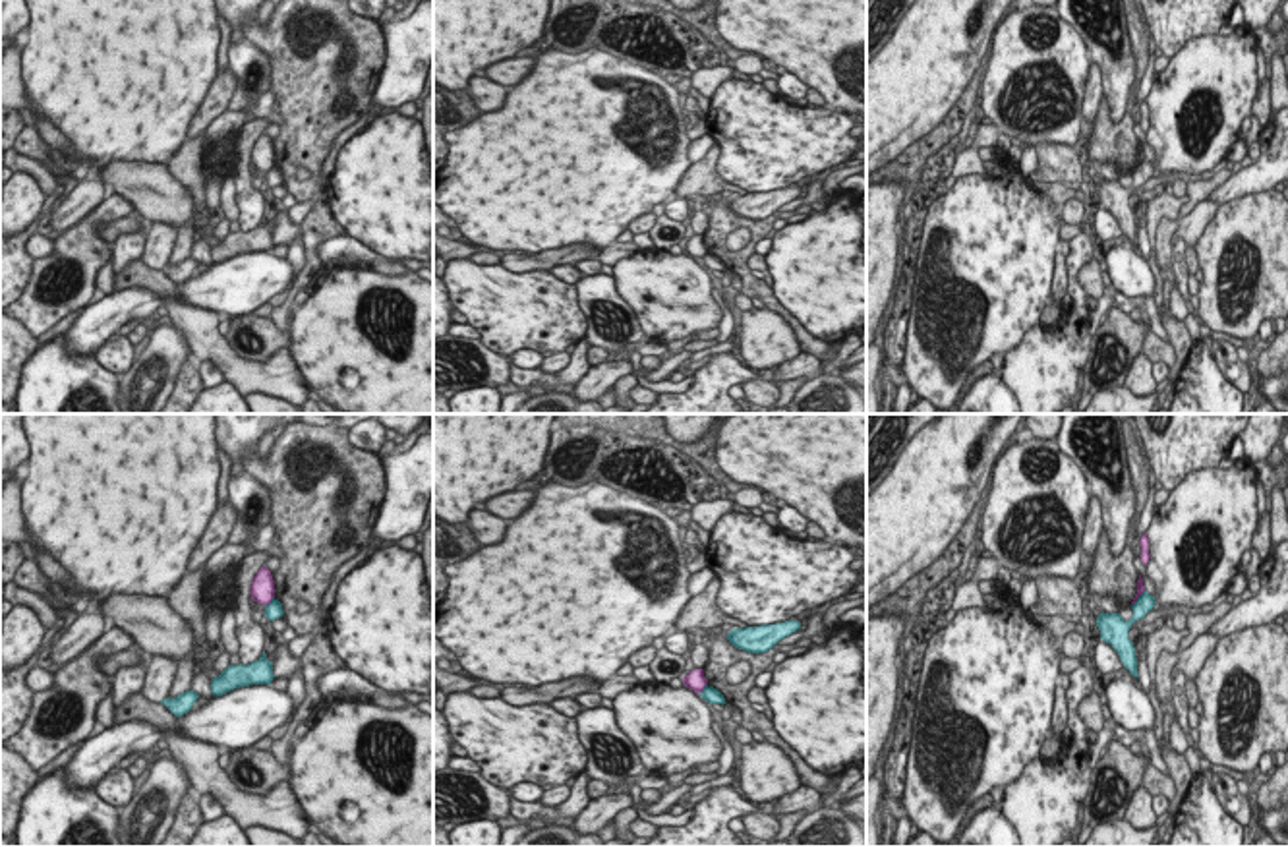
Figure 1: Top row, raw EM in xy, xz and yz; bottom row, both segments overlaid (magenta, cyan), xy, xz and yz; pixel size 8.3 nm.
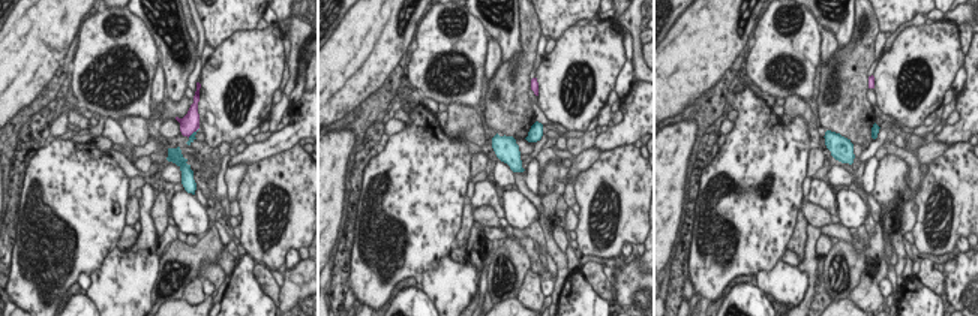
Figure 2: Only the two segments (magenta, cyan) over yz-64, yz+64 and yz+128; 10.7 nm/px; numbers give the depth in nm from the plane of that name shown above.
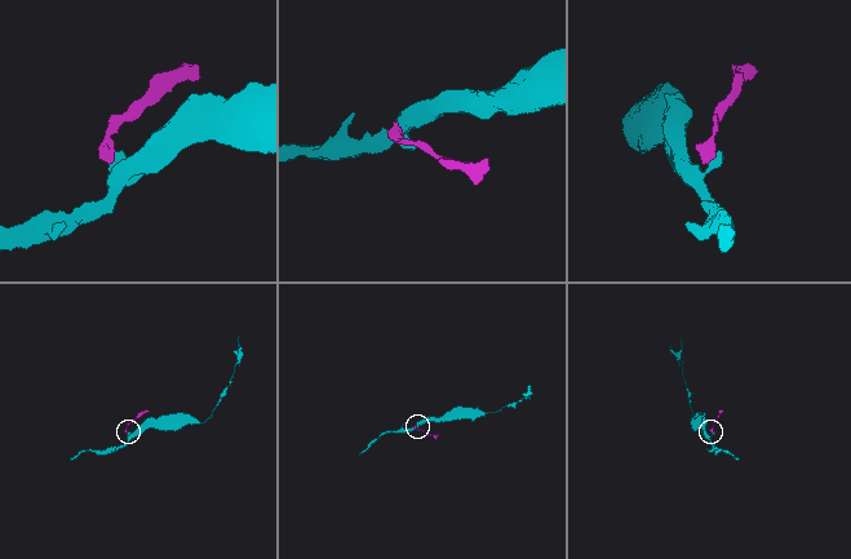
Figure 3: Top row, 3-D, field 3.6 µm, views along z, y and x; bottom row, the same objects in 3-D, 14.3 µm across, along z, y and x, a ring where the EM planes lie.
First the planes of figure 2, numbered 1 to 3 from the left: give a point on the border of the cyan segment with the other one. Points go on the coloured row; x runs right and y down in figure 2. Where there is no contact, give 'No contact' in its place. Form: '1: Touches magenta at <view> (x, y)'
1: Touches magenta at yz-64 (192, 132)
2: No contact
3: No contact

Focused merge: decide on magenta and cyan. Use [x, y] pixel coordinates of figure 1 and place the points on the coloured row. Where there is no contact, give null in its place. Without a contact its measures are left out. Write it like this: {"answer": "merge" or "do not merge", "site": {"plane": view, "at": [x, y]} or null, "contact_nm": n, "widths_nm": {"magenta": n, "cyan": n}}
{"answer": "do not merge", "site": {"plane": "xy", "at": [269, 602]}, "contact_nm": 120, "widths_nm": {"magenta": 200, "cyan": 140}}

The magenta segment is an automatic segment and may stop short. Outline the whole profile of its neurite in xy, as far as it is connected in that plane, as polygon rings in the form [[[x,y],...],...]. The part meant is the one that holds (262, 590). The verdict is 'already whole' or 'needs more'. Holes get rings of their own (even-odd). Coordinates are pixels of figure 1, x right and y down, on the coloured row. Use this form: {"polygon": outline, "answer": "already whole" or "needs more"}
{"polygon": [[[261,567],[253,576],[249,594],[253,601],[263,605],[269,605],[275,598],[275,580],[267,567]]], "answer": "already whole"}

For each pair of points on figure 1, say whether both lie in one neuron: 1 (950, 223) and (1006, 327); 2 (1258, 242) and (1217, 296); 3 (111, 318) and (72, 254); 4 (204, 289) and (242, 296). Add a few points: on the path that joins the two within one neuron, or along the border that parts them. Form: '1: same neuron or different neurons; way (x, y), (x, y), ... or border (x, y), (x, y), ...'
1: same neuron; way (975, 248), (983, 256), (983, 289), (993, 302)
2: same neuron; way (1248, 256), (1248, 265), (1230, 283)
3: different neurons; border (93, 298), (80, 310)
4: same neuron; way (213, 289), (233, 289)

